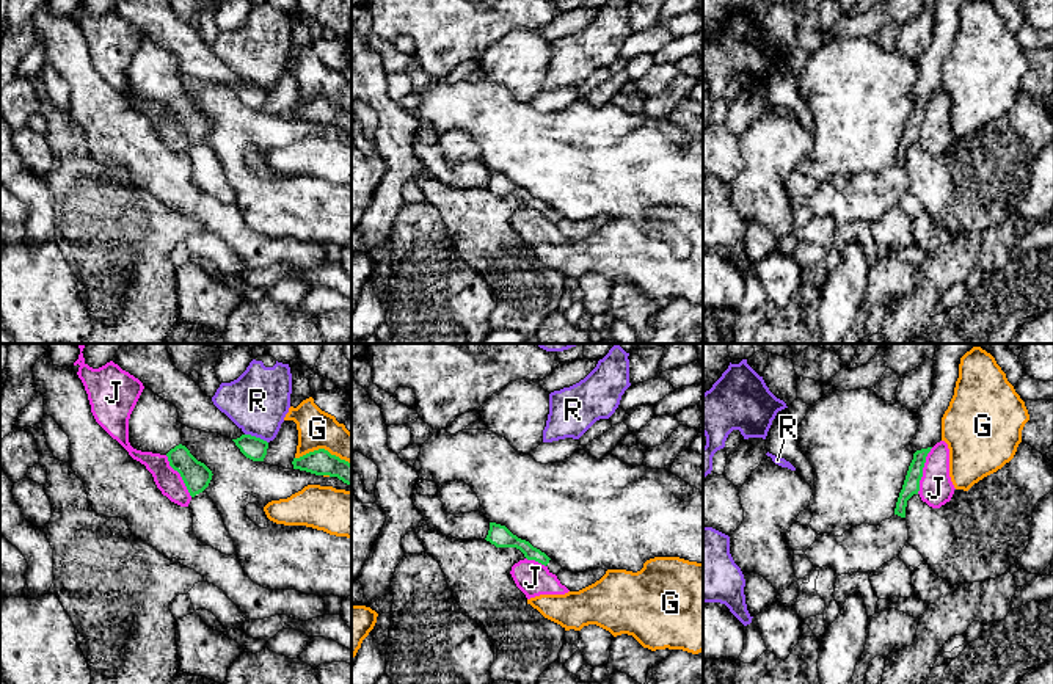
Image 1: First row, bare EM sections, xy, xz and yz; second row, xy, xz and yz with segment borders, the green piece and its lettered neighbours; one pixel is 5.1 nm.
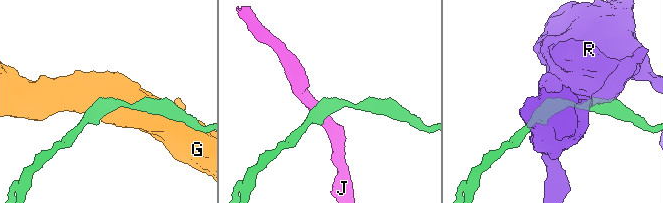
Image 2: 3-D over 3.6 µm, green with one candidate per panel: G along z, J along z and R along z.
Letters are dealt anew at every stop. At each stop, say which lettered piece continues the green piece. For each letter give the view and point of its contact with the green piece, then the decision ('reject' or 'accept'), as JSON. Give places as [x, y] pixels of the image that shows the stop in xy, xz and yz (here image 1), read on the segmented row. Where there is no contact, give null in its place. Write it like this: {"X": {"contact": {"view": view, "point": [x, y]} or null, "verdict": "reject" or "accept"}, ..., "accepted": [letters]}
{"G": {"contact": {"view": "xy", "point": [324, 449]}, "verdict": "reject"}, "J": {"contact": {"view": "yz", "point": [921, 471]}, "verdict": "reject"}, "R": {"contact": {"view": "xy", "point": [255, 436]}, "verdict": "reject"}, "accepted": []}

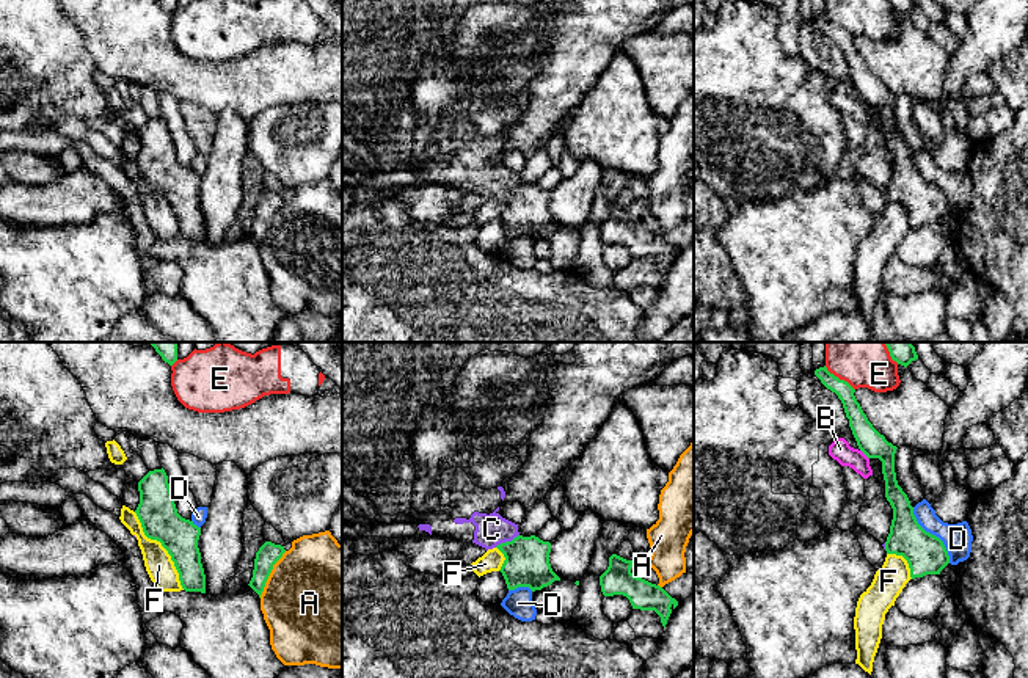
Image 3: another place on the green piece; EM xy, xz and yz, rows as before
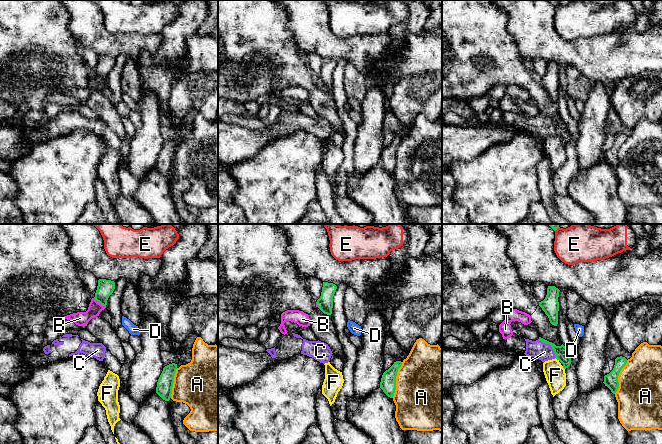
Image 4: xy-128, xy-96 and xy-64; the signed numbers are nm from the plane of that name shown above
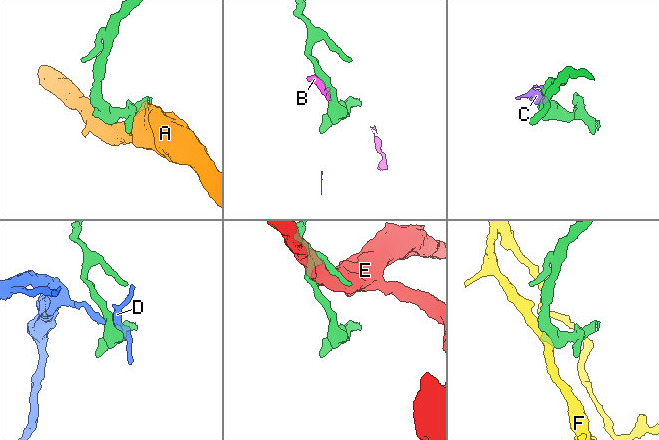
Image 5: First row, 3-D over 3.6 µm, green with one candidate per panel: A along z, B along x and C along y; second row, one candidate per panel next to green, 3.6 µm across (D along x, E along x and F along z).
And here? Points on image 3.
{"A": {"contact": {"view": "xy", "point": [269, 575]}, "verdict": "reject"}, "B": {"contact": {"view": "yz", "point": [863, 452]}, "verdict": "reject"}, "C": {"contact": {"view": "xz", "point": [506, 542]}, "verdict": "accept"}, "D": {"contact": {"view": "yz", "point": [931, 534]}, "verdict": "reject"}, "E": {"contact": {"view": "yz", "point": [838, 379]}, "verdict": "reject"}, "F": {"contact": {"view": "xy", "point": [164, 546]}, "verdict": "reject"}, "accepted": ["C"]}

